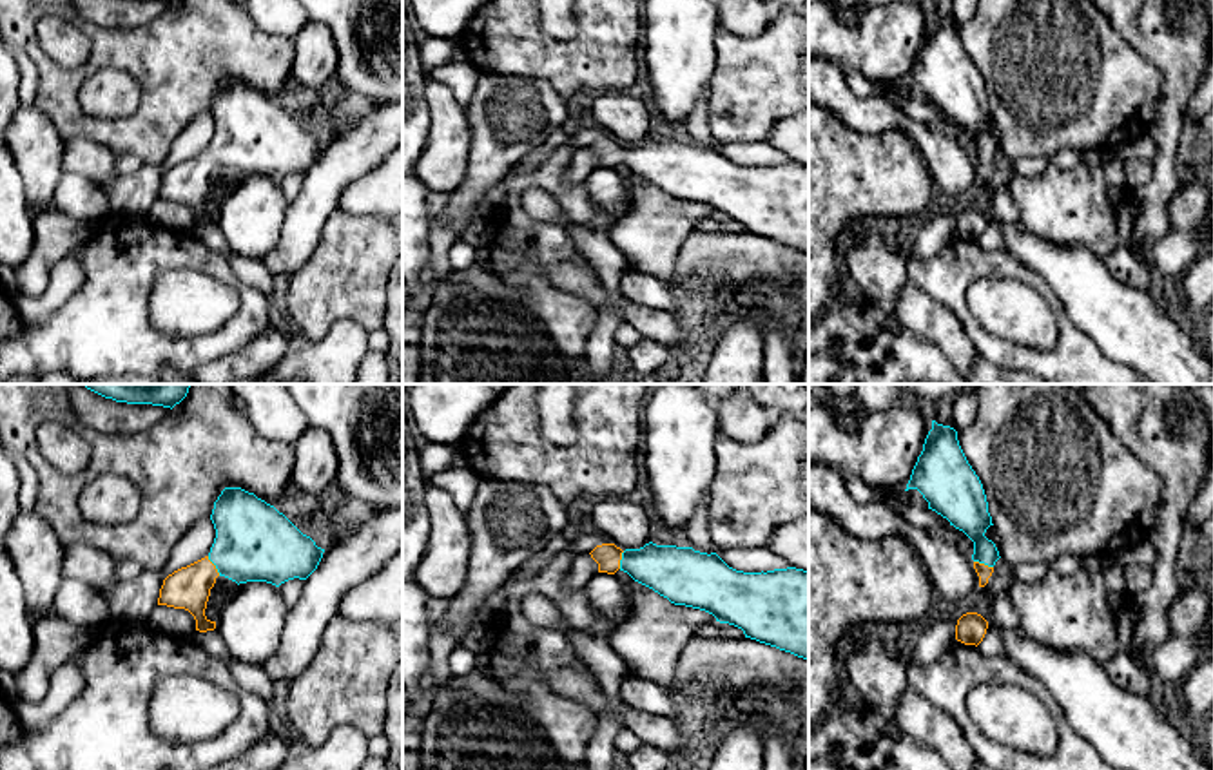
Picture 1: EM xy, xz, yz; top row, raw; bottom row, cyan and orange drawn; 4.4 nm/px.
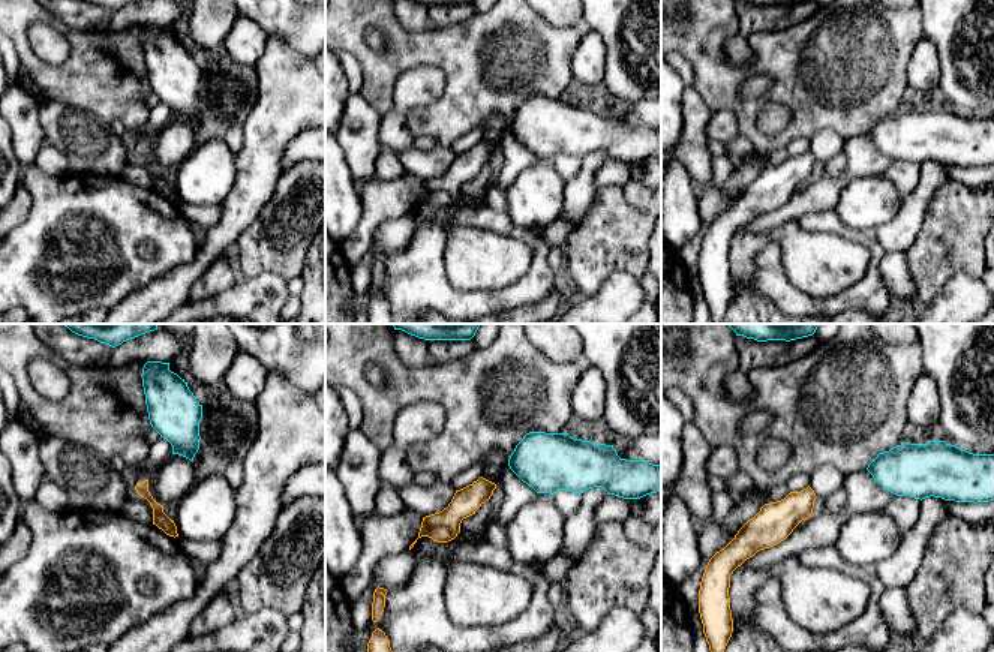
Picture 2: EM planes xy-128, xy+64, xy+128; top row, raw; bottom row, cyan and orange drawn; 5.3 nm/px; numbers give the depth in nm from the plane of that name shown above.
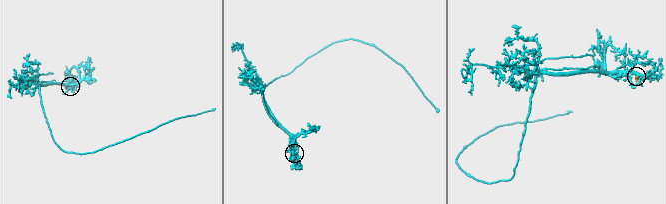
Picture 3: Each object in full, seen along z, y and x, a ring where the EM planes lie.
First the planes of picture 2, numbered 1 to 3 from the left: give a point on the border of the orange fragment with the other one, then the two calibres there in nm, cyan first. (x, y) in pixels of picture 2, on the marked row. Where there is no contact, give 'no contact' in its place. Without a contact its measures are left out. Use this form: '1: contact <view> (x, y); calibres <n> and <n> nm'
1: no contact
2: no contact
3: no contact

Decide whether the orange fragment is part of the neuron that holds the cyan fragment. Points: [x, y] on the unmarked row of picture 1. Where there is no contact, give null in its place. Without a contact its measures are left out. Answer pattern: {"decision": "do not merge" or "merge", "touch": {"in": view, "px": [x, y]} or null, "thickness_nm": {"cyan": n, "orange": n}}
{"decision": "merge", "touch": {"in": "xy", "px": [214, 158]}, "thickness_nm": {"cyan": 360, "orange": 190}}

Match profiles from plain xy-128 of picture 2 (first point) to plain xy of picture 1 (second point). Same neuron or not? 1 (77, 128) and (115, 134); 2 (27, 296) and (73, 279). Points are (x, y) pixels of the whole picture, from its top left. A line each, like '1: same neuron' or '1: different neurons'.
1: different neurons
2: different neurons

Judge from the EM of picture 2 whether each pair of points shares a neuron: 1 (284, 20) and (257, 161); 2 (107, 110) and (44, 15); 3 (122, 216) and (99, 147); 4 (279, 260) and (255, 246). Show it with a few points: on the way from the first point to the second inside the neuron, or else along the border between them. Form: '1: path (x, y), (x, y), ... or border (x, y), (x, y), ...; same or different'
1: border (269, 33), (278, 33), (306, 59); different
2: path (105, 84), (95, 74), (92, 56), (69, 33); same
3: border (77, 171), (119, 176); different
4: path (273, 254), (266, 246), (261, 246); same

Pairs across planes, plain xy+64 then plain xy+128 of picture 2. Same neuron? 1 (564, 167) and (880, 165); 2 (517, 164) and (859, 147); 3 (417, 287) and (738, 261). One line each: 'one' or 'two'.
1: two
2: one
3: two

